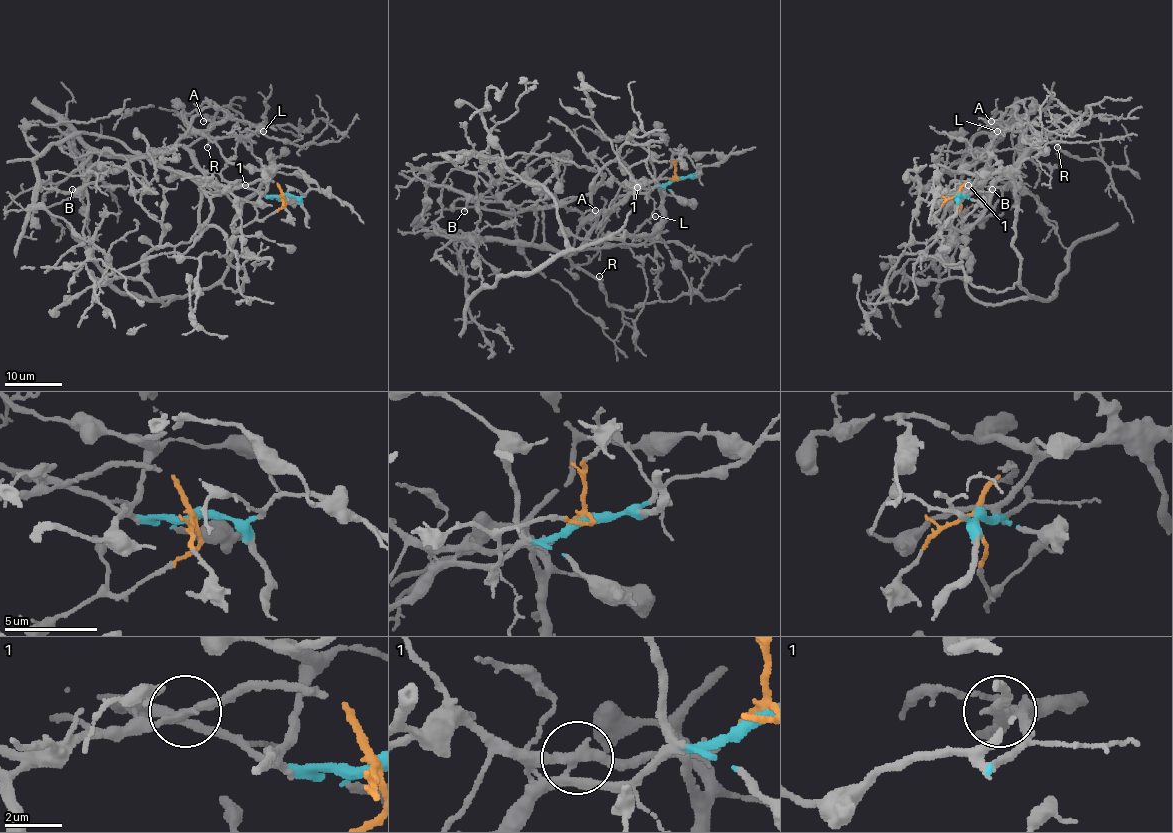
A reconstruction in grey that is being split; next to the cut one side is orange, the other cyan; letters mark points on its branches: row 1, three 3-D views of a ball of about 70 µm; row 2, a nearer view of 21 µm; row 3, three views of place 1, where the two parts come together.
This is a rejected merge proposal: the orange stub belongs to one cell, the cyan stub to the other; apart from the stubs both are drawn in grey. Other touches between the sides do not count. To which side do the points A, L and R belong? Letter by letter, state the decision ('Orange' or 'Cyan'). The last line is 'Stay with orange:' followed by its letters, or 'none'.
A: Cyan
L: Cyan
R: Cyan
Stay with orange: none

